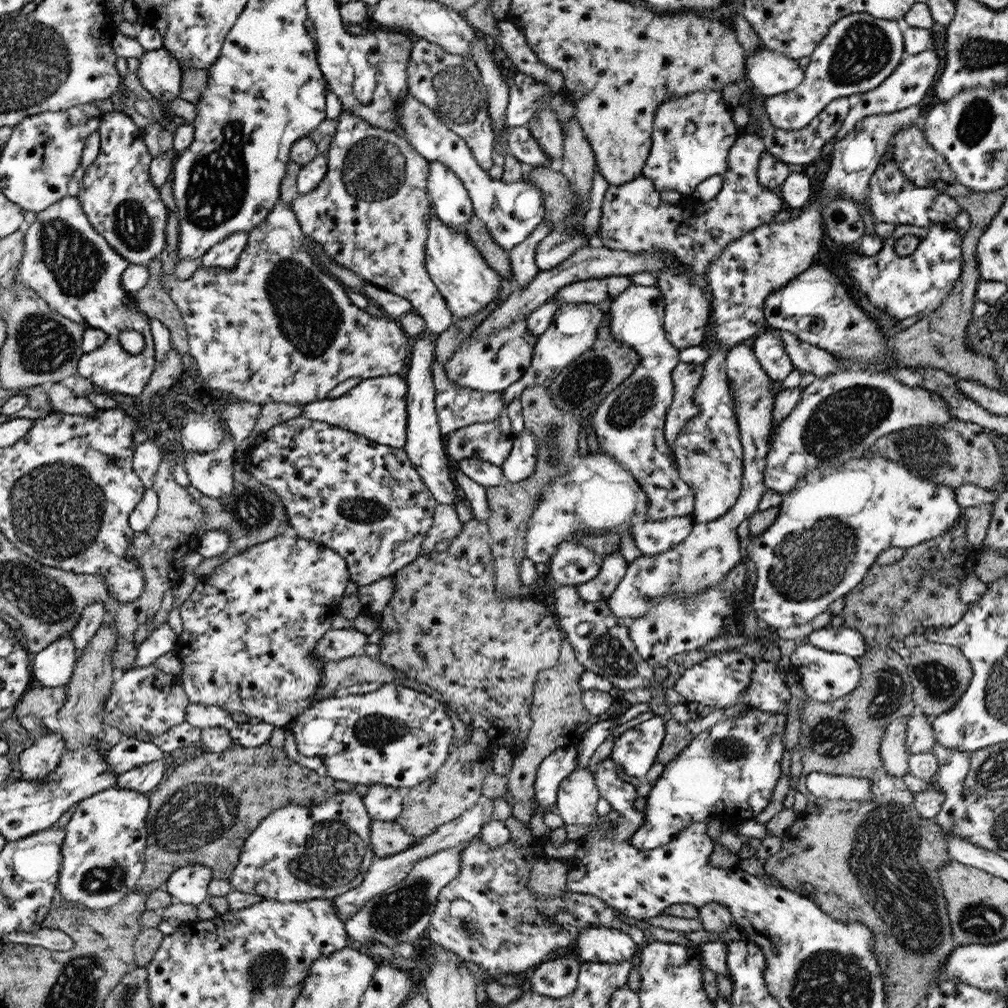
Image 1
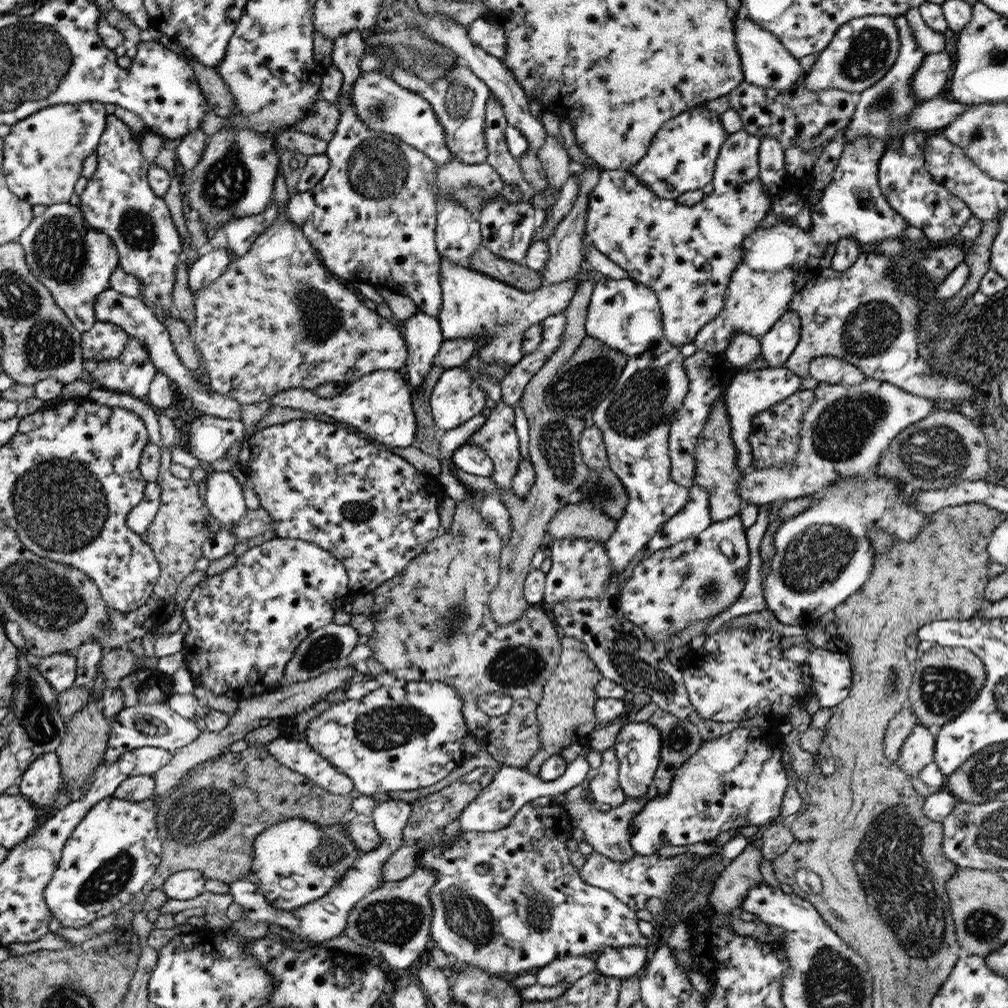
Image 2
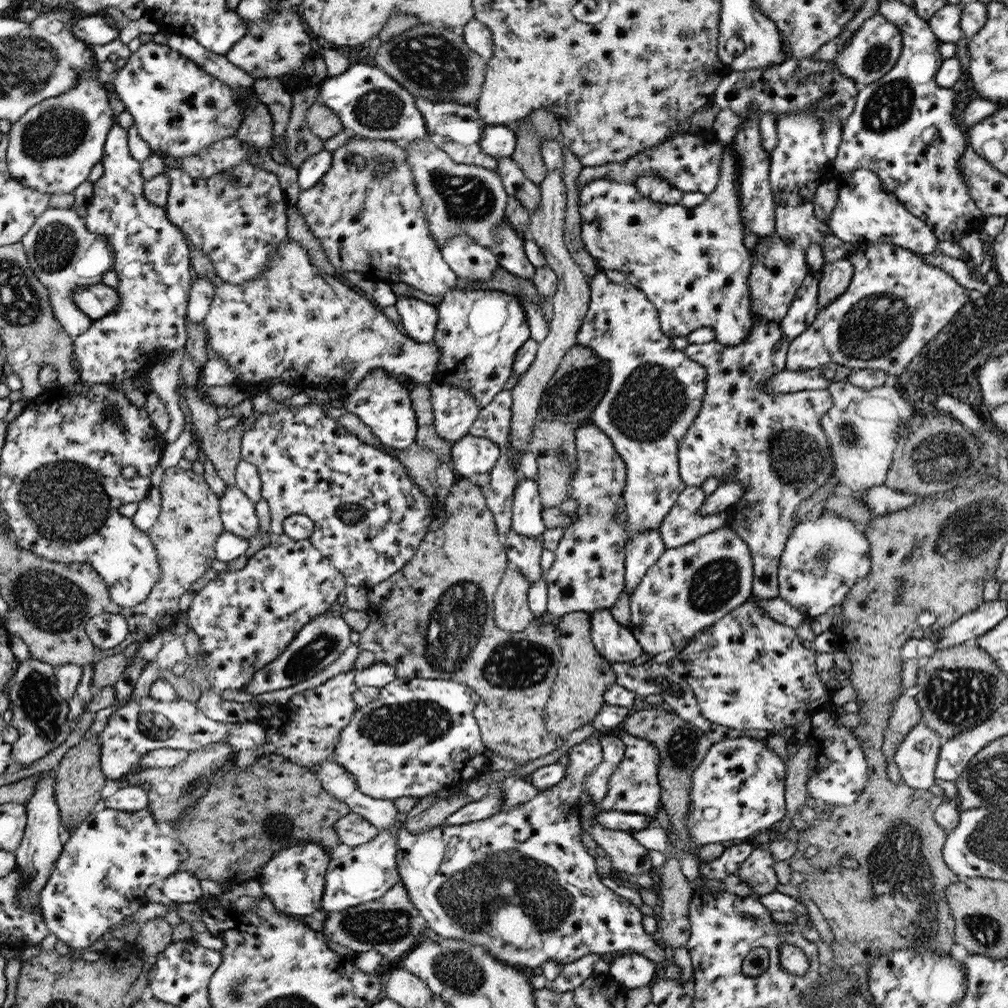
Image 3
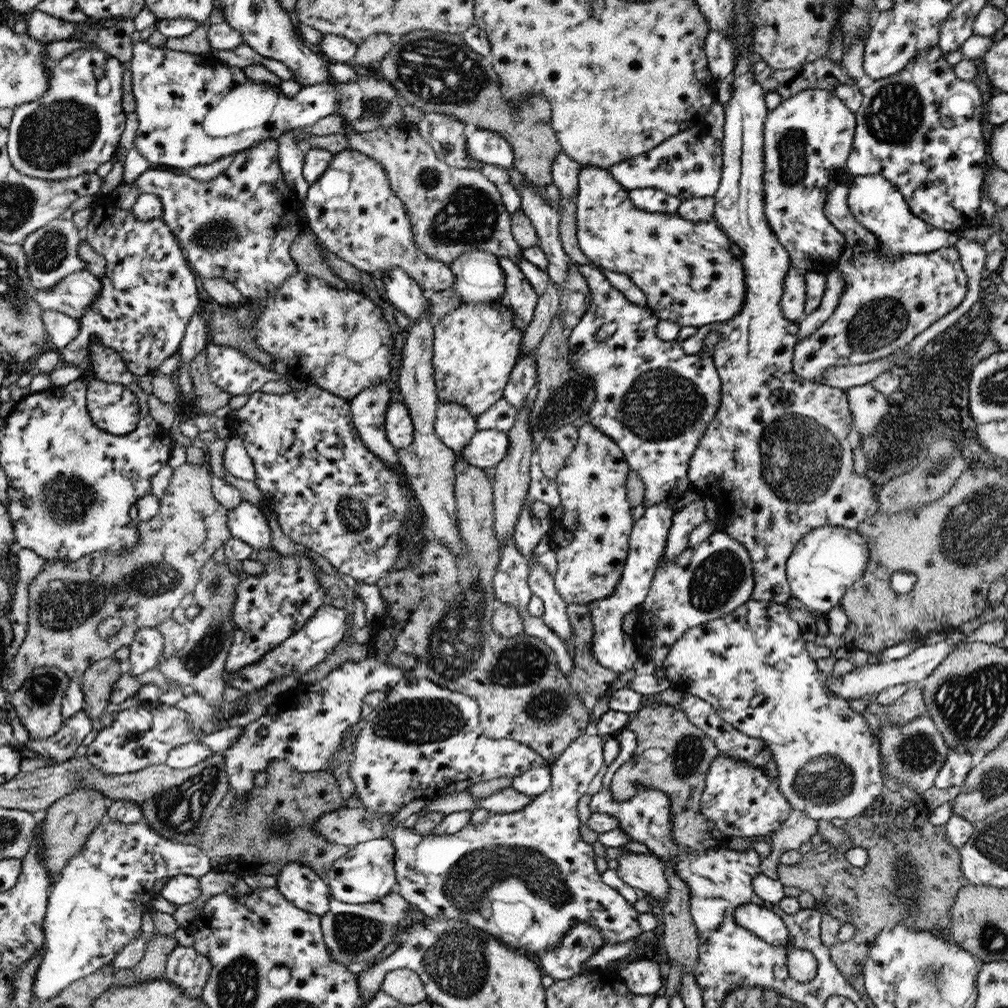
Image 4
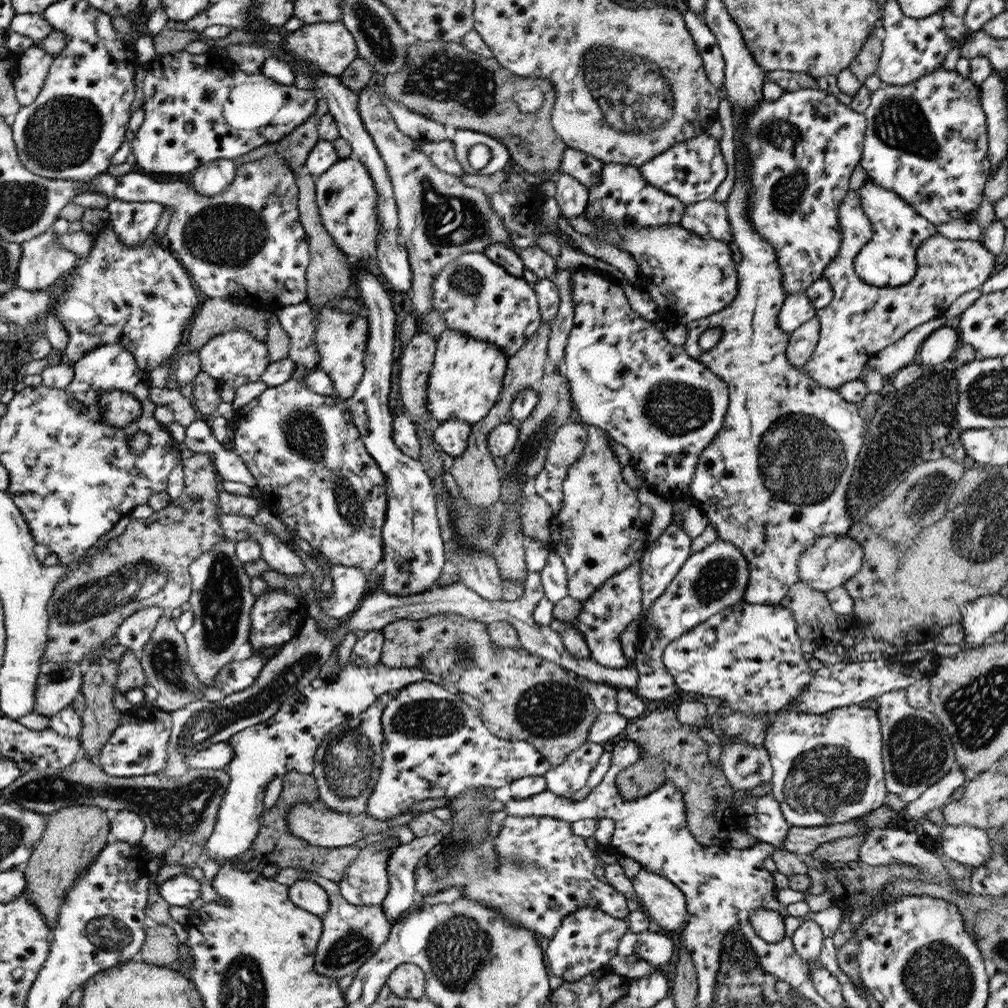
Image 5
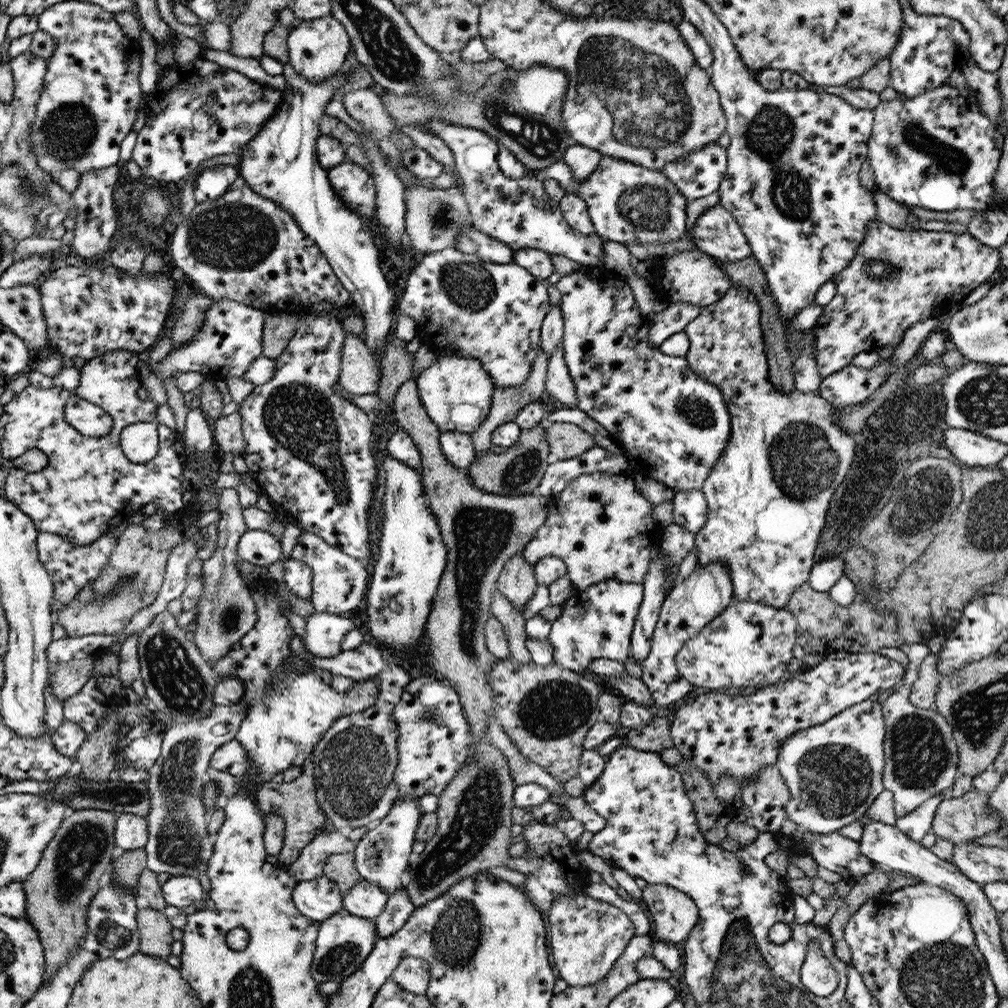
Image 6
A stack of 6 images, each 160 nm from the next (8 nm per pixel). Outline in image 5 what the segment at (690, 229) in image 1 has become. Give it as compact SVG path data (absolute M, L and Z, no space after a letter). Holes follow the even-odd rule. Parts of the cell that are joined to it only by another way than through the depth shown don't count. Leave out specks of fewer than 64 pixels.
M567 148L563 153L562 165L559 170L572 176L577 182L590 189L600 184L602 168L604 168L604 164L601 160L584 154L580 150ZM597 216L592 223L606 235L598 237L614 248L630 254L637 262L639 280L657 304L659 318L671 328L706 318L727 307L737 295L737 264L732 259L730 246L724 242L706 241L701 236L676 226L633 226L615 224L605 216Z

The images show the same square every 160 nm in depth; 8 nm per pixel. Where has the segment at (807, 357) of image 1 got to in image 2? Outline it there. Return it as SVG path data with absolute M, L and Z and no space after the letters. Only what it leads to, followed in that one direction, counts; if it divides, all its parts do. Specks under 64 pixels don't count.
M835 356L815 358L810 363L809 376L820 382L844 384L846 387L862 384L867 379L867 376L857 366Z

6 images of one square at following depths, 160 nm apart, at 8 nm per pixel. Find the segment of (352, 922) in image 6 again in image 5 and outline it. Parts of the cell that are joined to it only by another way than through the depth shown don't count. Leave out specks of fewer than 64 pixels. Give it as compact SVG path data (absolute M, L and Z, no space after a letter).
M284 868L272 876L273 879L291 886L297 880L305 878L313 880L316 884L327 890L330 896L331 908L327 914L322 916L324 921L323 937L319 938L318 952L315 954L315 970L330 978L342 978L346 974L356 973L361 966L382 946L388 938L390 924L387 915L381 906L356 906L347 901L342 895L339 883L324 878L314 872L306 872L300 868Z

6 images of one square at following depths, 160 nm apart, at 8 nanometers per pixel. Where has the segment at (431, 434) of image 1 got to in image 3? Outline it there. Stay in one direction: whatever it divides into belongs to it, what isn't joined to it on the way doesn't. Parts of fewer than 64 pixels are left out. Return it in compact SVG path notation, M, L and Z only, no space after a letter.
M402 297L395 302L395 306L406 334L416 341L431 342L438 322L436 306L416 297Z

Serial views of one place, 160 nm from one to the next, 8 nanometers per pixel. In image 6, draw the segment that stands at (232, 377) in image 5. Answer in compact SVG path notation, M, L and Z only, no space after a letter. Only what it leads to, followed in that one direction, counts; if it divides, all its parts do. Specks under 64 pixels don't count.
M232 299L212 301L205 310L205 319L195 339L190 339L177 349L171 350L159 363L148 361L150 369L162 379L178 376L183 372L199 372L207 381L241 377L252 362L263 356L262 337L265 313Z

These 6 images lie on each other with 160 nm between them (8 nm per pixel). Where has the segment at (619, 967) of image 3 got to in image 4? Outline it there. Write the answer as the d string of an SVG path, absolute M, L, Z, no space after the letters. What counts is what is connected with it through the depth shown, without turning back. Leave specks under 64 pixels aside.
M650 955L629 962L618 974L628 990L638 997L656 996L656 992L662 988L660 967Z

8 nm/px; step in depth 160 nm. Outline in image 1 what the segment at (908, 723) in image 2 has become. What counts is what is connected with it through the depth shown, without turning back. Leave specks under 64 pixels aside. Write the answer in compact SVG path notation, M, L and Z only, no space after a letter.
M902 717L892 722L886 728L879 748L886 770L897 777L902 777L909 772L910 754L905 745L908 720L909 717Z

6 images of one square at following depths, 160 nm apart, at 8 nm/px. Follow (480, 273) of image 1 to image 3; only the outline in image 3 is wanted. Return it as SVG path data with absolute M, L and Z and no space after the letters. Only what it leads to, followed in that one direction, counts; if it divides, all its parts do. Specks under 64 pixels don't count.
M453 287L436 308L437 329L431 342L438 347L441 359L434 381L468 391L481 408L490 405L513 374L517 350L531 338L522 302L500 290L462 291Z

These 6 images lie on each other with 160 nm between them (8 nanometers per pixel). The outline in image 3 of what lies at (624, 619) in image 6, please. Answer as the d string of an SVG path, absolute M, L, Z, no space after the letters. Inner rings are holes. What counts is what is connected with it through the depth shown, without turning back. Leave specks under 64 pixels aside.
M644 529L632 535L625 544L625 590L629 596L636 591L646 571L664 554L666 550L660 529ZM610 609L595 610L590 616L591 641L606 661L630 663L642 656L642 648L629 627L616 622Z

